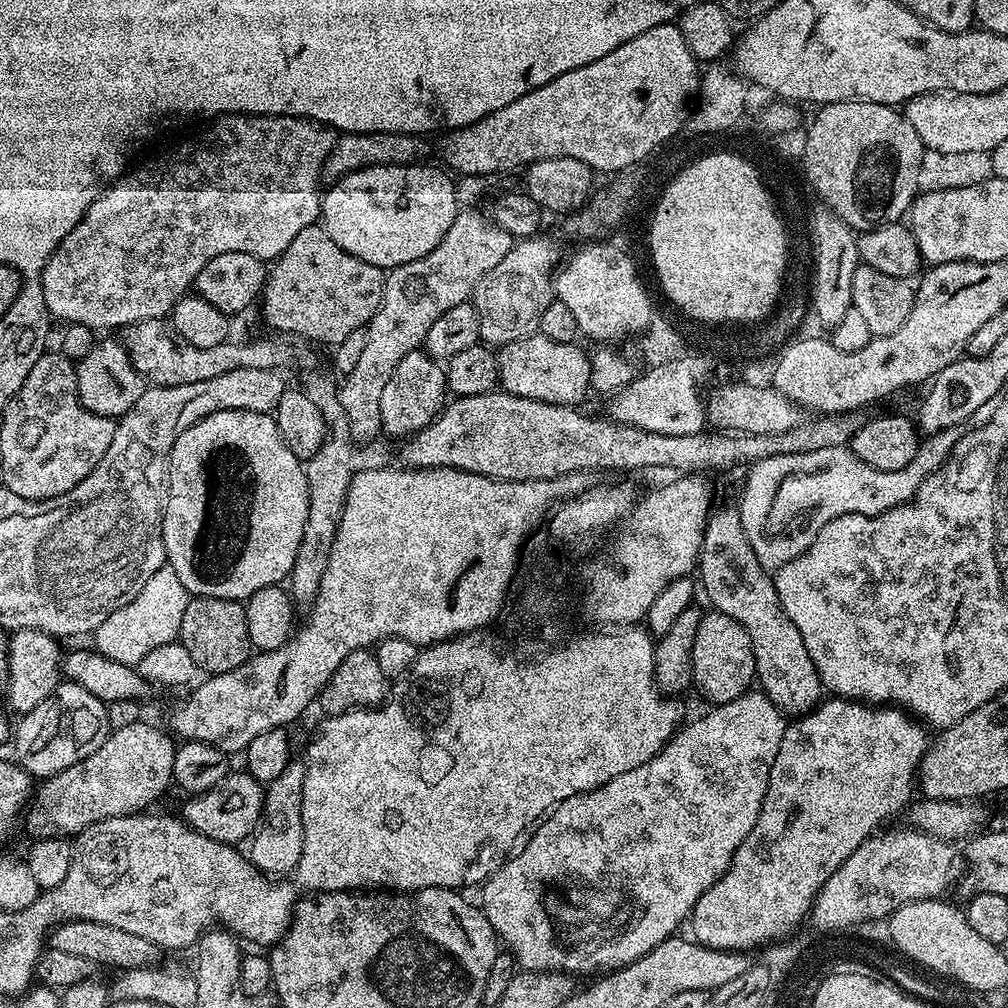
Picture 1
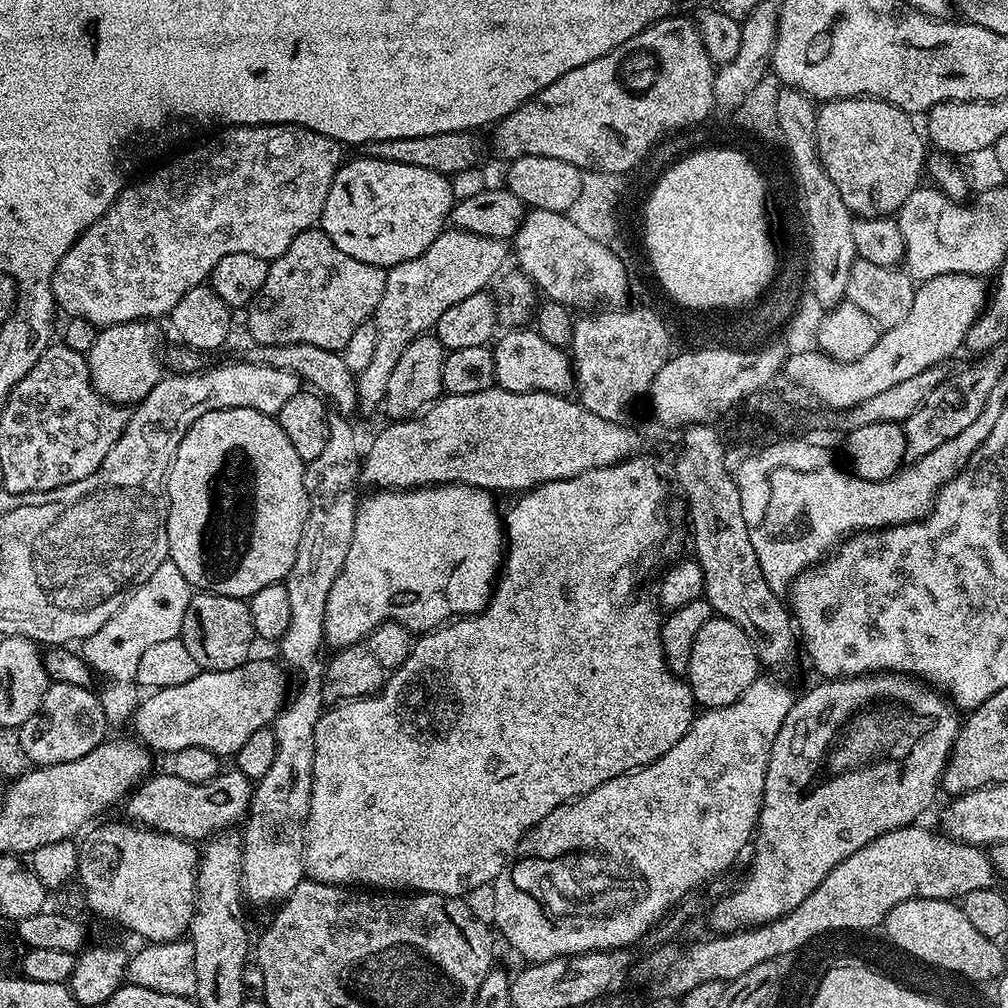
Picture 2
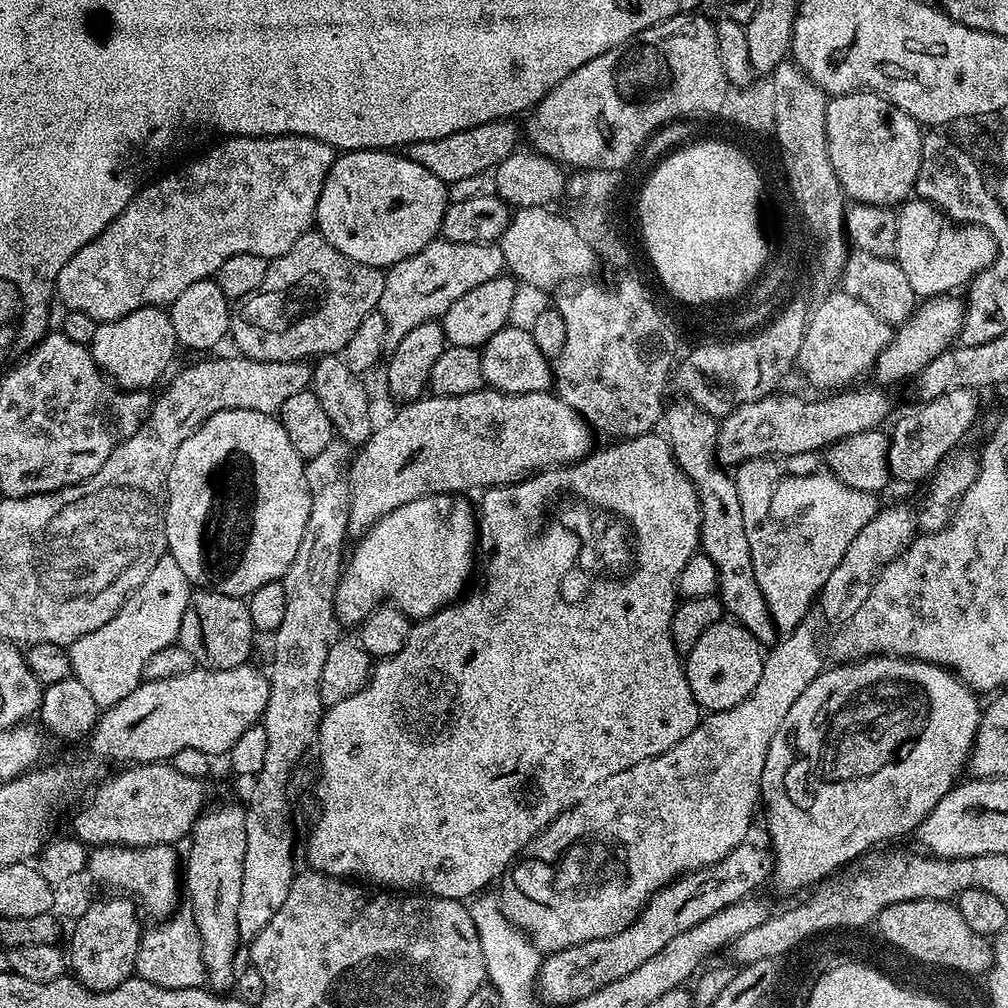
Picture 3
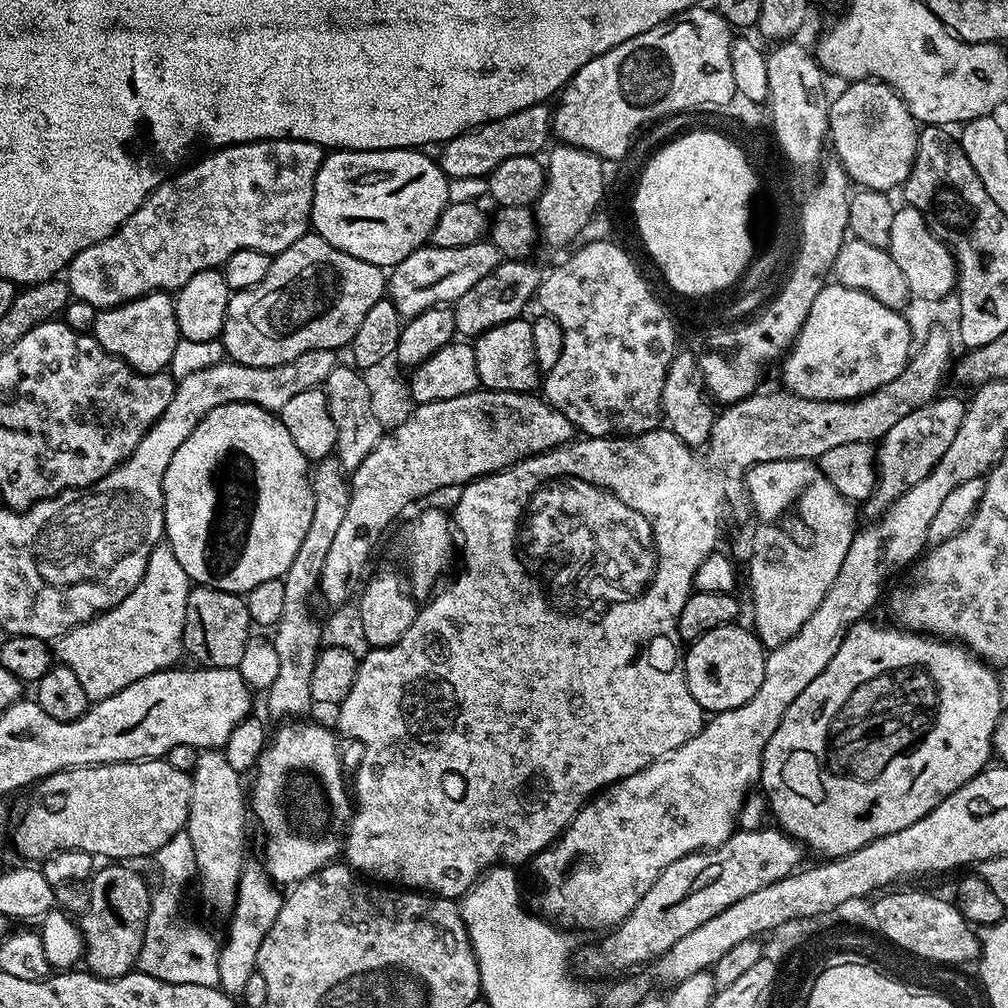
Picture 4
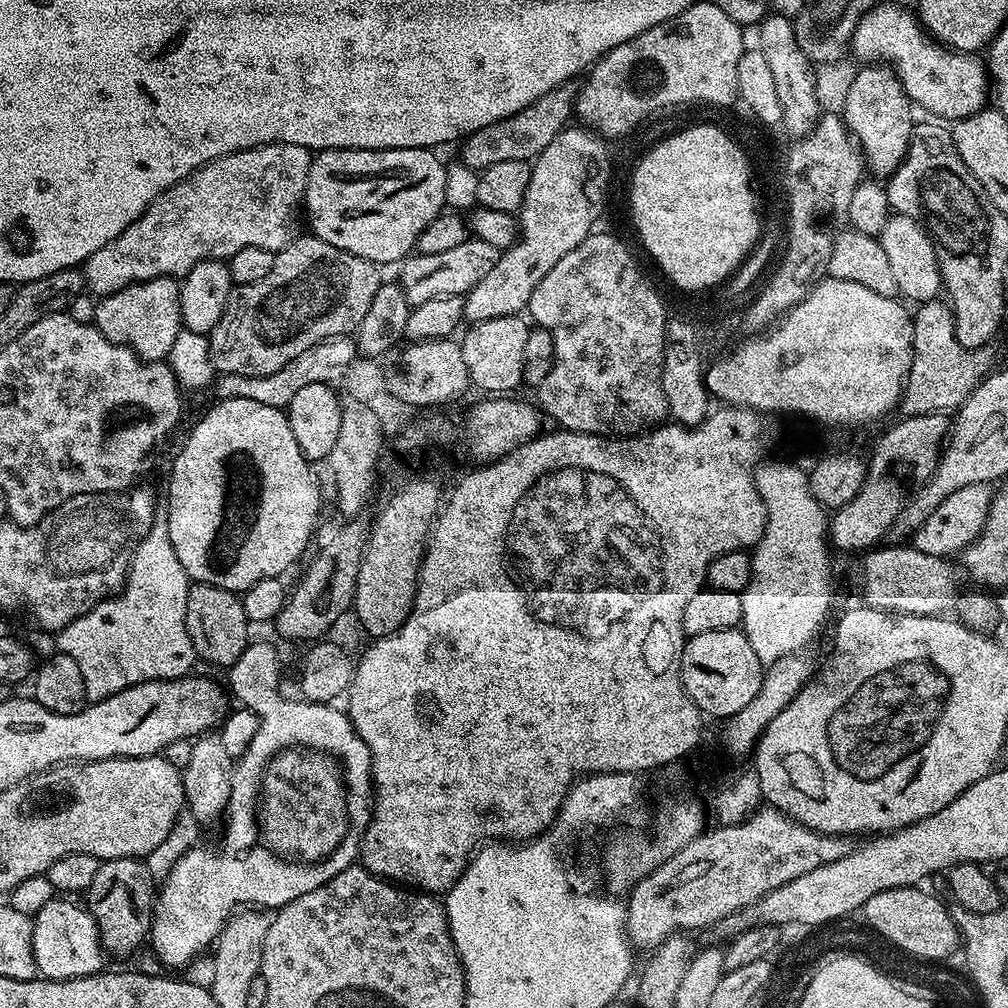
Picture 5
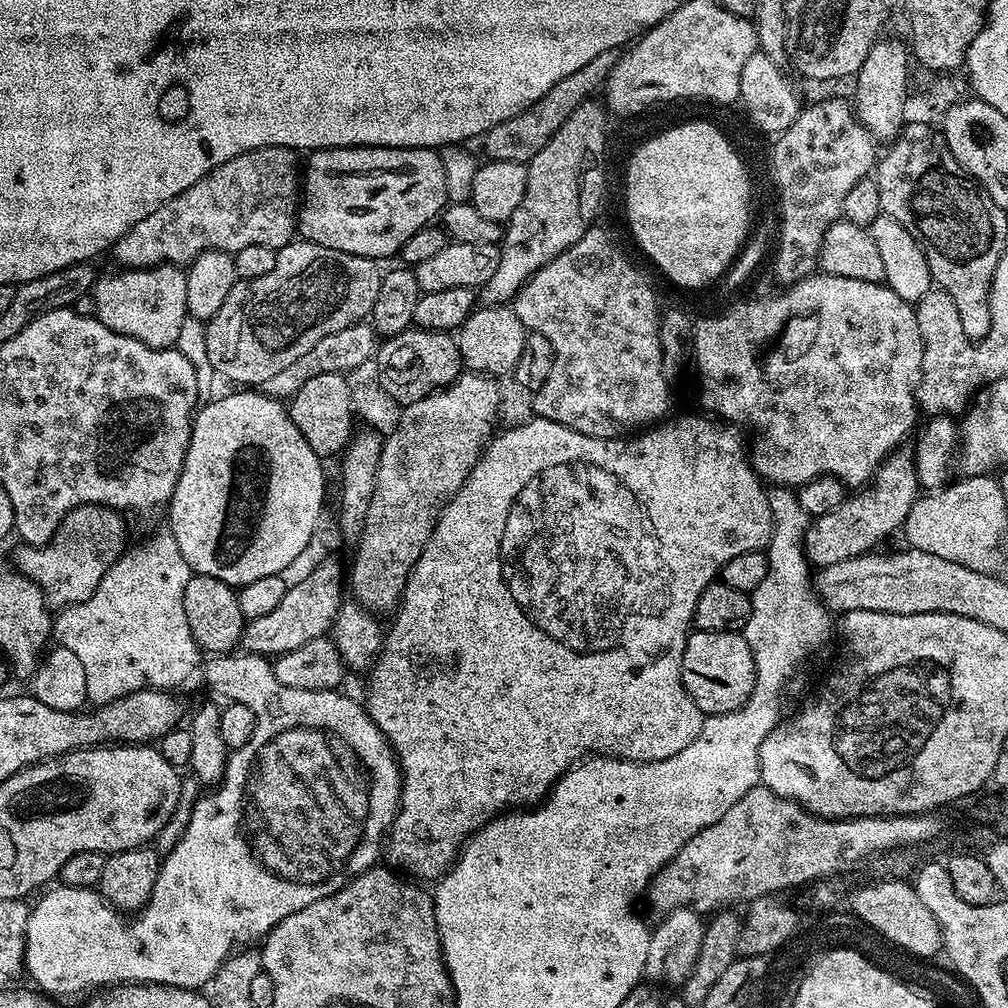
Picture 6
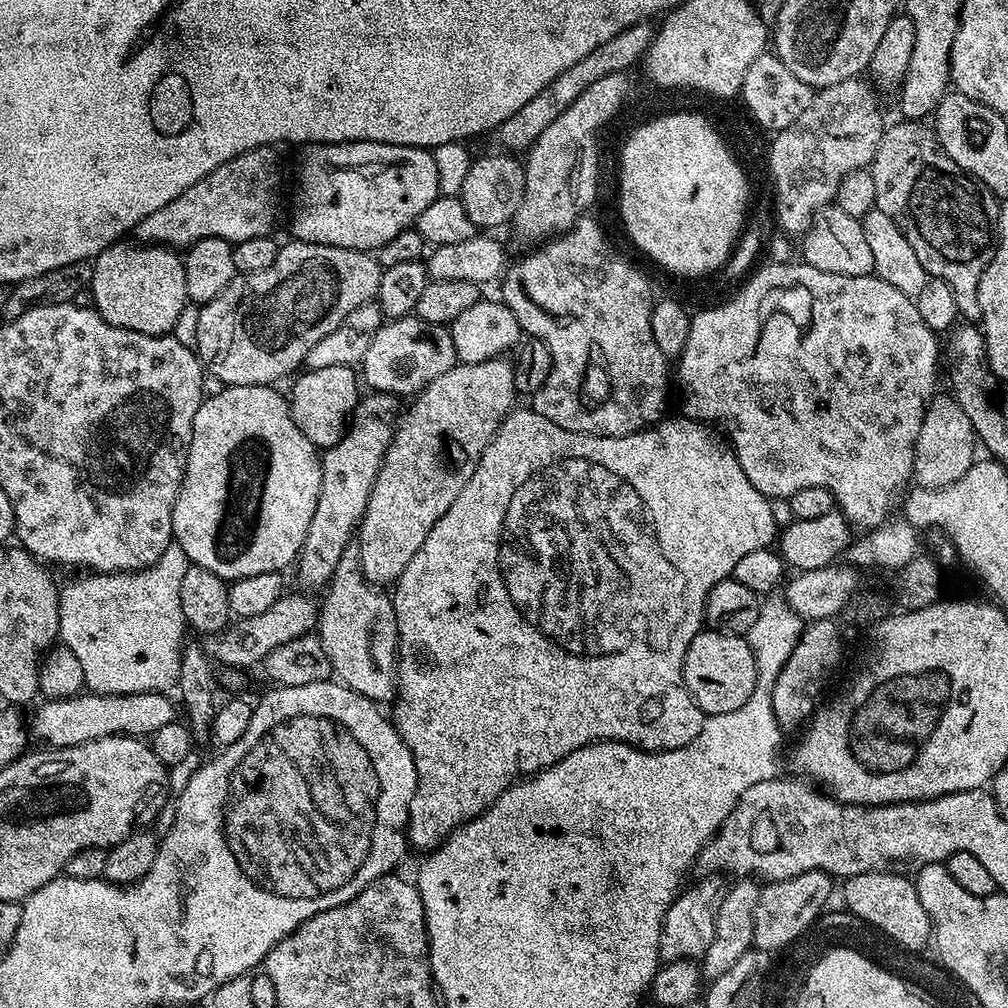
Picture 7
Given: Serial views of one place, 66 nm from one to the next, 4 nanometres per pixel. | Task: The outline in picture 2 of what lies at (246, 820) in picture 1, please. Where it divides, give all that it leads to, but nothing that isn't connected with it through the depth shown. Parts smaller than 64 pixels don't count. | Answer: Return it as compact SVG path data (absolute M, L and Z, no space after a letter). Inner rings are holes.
M222 770L210 782L201 784L182 782L182 778L171 774L156 775L137 784L123 801L122 809L128 815L125 817L137 826L204 842L215 833L235 829L248 815L254 784L241 772Z

